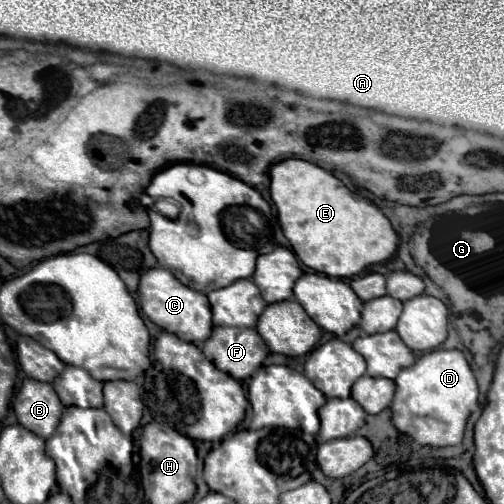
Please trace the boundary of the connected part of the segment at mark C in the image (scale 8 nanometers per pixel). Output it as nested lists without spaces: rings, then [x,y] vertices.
[[[152,267],[140,277],[140,307],[144,315],[156,323],[158,327],[166,329],[168,333],[174,333],[182,341],[196,343],[196,341],[206,341],[212,331],[212,311],[208,297],[200,291],[194,291],[186,285],[182,285],[168,269],[164,267]]]

